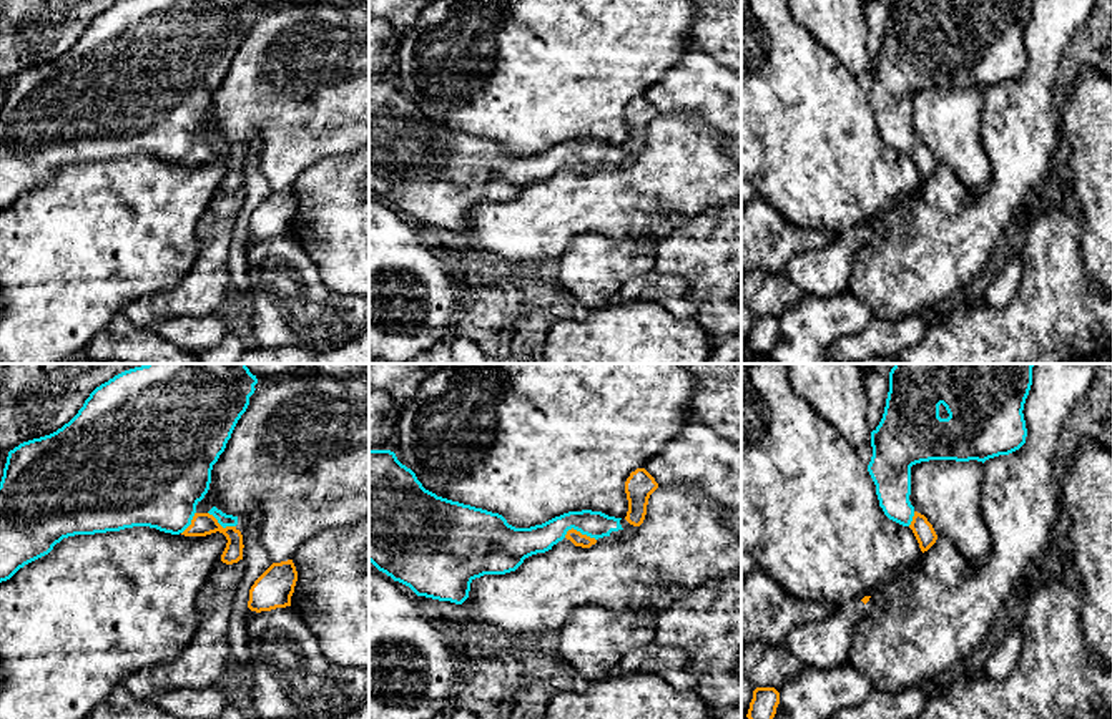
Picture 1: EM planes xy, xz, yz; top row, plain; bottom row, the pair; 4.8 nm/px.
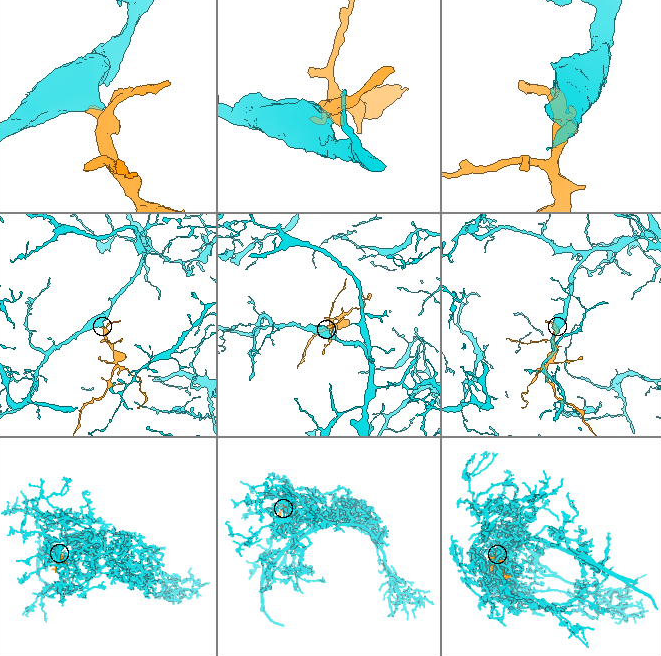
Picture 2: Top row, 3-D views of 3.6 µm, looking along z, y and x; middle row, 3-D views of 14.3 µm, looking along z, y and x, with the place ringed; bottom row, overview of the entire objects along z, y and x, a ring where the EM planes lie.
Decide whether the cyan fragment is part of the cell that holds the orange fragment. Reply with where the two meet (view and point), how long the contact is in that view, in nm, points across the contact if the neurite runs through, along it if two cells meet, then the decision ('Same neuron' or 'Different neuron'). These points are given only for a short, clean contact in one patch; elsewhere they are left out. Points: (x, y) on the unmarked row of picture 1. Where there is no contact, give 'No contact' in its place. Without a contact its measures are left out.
Touches orange at xz (579, 160). Shared border 160 nm. Path across: xz (577, 166), (579, 160), (557, 156), (539, 166). Same neuron

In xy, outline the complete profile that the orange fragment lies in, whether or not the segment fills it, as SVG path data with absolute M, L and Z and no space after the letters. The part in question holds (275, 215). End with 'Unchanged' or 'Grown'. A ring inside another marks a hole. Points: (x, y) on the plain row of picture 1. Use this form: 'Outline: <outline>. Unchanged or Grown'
Outline: M293 188L273 191L251 214L248 236L261 241L291 234L296 209Z. Unchanged

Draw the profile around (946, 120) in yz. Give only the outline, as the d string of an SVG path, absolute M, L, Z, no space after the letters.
M929 88L911 95L913 135L932 153L937 166L951 169L967 193L984 191L992 166L982 143L984 91L977 88Z

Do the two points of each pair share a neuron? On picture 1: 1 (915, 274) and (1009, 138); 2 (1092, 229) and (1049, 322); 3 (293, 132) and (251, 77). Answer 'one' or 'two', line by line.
1: one
2: two
3: one

